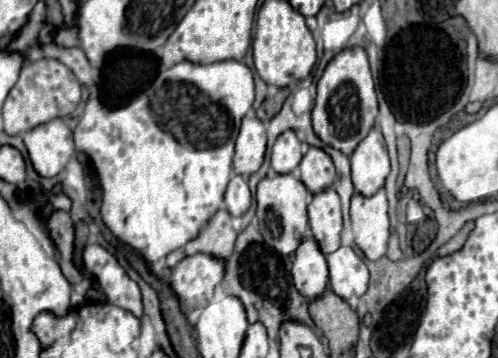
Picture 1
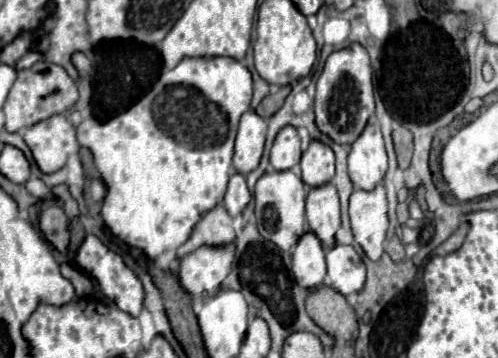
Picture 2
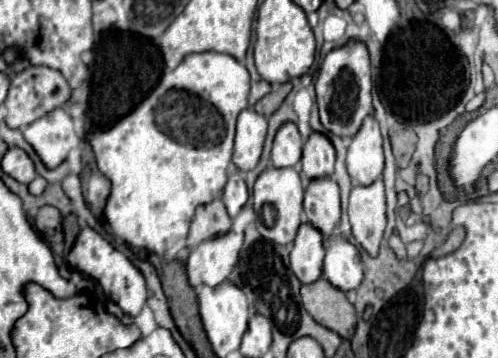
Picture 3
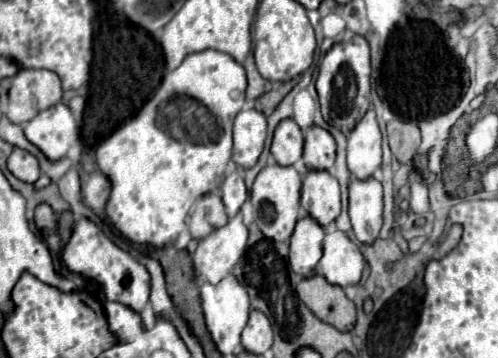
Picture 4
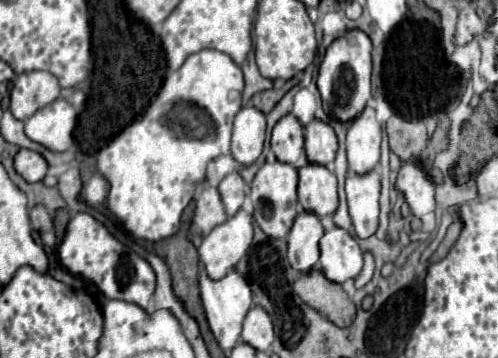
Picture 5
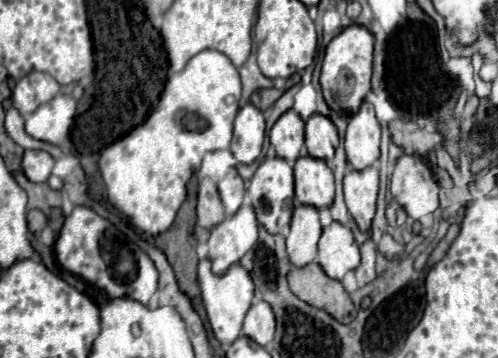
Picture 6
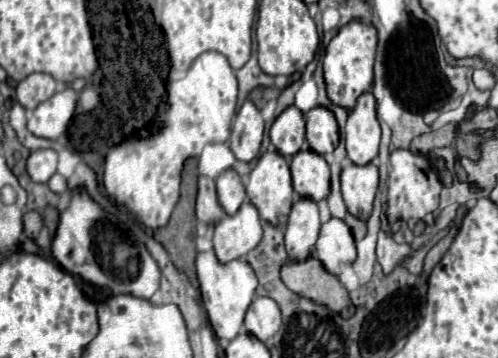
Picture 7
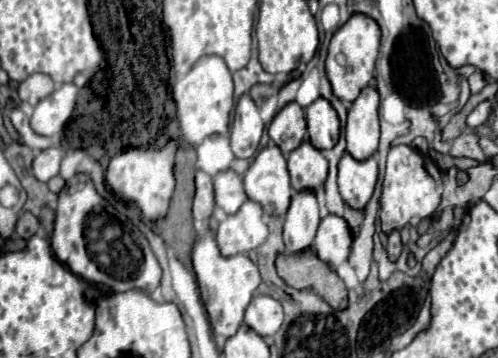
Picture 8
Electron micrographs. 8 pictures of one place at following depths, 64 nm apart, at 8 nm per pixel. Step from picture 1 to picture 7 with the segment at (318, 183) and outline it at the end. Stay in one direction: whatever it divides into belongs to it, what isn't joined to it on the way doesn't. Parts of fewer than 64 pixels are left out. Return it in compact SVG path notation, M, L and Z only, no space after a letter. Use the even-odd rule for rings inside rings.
M316 106L304 114L306 140L314 152L332 154L338 144L338 122L334 112L324 106Z

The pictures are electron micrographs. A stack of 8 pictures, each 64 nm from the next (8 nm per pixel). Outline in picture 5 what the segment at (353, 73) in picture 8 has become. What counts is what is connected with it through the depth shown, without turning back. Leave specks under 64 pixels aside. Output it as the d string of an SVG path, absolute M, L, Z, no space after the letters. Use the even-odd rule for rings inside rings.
M358 28L348 30L348 34L336 38L326 48L326 56L324 56L324 60L320 64L320 72L318 72L318 90L322 94L324 110L330 116L334 116L342 122L348 122L364 110L364 106L370 98L370 72L372 72L370 52L372 52L372 42L370 42L368 34Z

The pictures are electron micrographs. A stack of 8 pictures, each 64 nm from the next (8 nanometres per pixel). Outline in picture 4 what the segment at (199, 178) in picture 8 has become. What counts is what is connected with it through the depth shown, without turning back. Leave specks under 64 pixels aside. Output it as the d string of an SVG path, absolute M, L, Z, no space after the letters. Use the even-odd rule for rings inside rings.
M214 190L198 198L198 202L194 204L194 210L190 216L190 232L196 240L202 240L212 230L224 226L226 222L228 222L228 216L224 212L224 204L220 200L218 190Z

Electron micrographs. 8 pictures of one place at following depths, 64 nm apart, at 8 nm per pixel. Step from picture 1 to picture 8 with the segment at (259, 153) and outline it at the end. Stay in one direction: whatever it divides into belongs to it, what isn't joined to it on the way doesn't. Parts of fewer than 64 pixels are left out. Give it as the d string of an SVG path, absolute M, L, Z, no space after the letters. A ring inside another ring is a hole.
M242 94L240 100L236 102L236 112L234 112L234 122L232 122L232 152L236 158L252 158L260 136L264 130L264 122L260 118L258 106L248 94Z

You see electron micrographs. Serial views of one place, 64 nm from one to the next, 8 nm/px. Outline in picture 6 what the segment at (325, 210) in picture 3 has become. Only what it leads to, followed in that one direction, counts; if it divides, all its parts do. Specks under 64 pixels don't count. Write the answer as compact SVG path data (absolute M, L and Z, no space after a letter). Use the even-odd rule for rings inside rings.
M302 156L294 164L294 186L300 204L312 204L316 208L330 206L334 200L332 170L320 158Z

